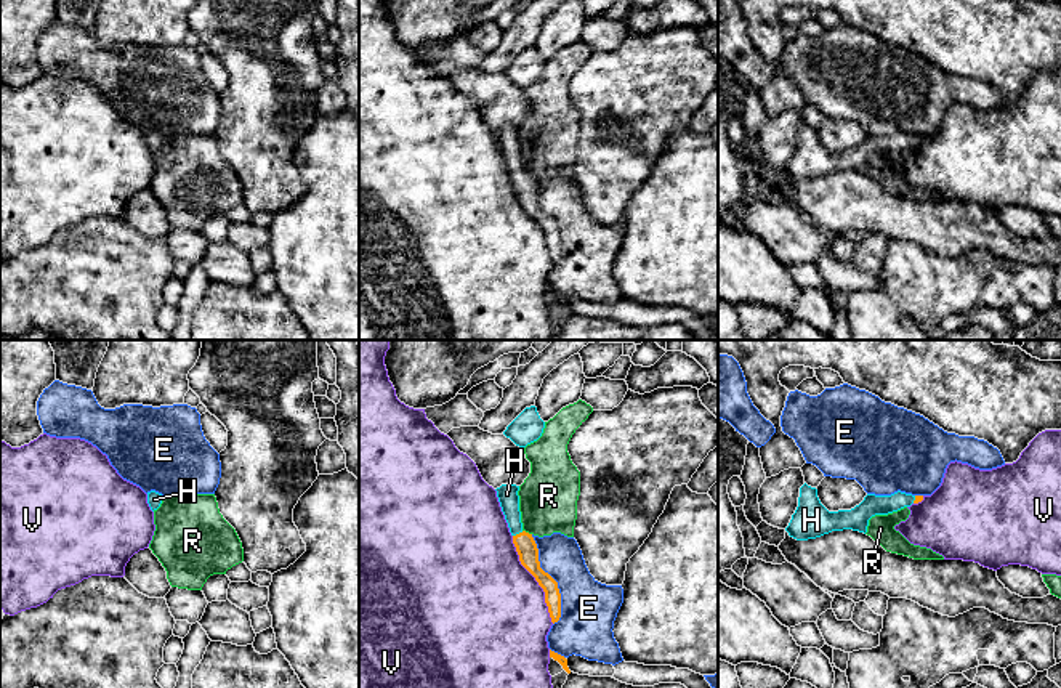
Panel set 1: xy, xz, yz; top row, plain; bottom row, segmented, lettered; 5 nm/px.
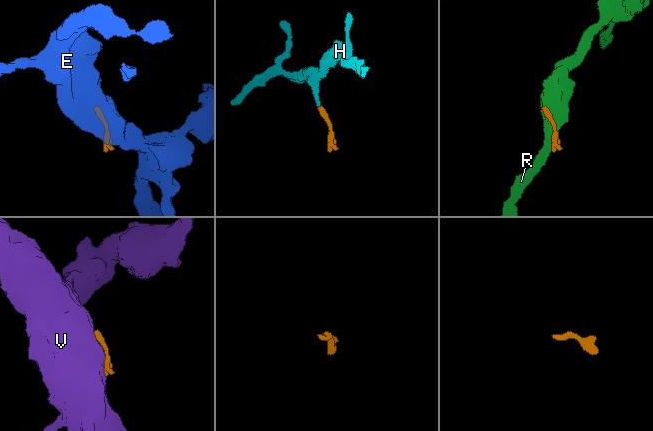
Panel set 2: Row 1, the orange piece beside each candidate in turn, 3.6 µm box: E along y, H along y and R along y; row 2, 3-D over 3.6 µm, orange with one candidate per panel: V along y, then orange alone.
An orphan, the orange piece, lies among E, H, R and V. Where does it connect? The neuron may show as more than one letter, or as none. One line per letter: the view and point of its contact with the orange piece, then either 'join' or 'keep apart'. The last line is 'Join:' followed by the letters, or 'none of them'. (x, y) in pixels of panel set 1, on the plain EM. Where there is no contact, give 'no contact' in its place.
E: meets orange in xz at (553, 220); keep apart
H: meets orange in xz at (520, 174); join
R: meets orange in xz at (528, 174); keep apart
V: meets orange in xz at (536, 220); keep apart
Join: H

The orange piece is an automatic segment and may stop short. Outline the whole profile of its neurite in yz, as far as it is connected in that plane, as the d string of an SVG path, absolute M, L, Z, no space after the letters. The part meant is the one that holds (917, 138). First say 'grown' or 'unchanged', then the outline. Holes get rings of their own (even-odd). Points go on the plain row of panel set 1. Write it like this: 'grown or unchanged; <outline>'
grown; M806 123L800 128L798 148L785 172L797 181L816 180L832 172L853 170L867 173L869 160L888 156L923 141L923 136L894 133L891 136L867 135L851 151L829 152L817 138L817 130Z

